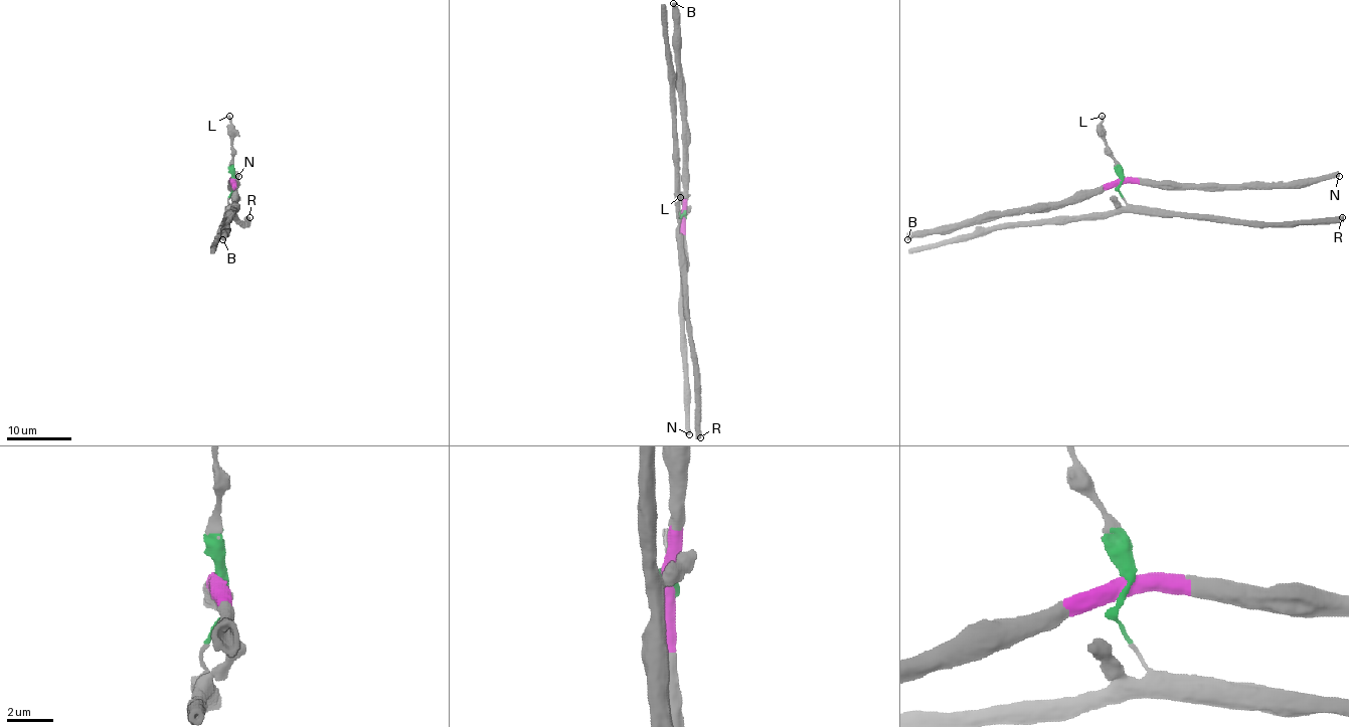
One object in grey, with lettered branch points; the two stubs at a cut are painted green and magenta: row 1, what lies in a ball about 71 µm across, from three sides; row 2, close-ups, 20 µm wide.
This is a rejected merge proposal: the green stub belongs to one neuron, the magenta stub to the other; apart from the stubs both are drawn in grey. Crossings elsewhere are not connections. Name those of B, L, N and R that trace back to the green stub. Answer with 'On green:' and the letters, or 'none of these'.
On green: L, R

